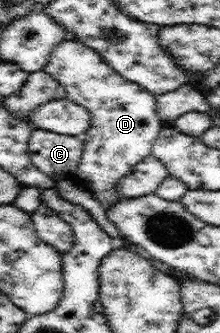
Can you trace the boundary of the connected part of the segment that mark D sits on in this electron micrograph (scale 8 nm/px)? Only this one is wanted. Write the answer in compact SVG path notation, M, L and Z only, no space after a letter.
M78 38L62 42L53 53L52 60L45 67L58 78L67 88L68 97L83 106L89 107L92 111L92 129L84 136L86 141L84 150L84 160L81 163L80 171L77 176L83 184L101 200L105 207L115 206L124 200L120 193L122 180L129 176L136 166L143 162L147 157L151 157L154 149L154 142L162 132L163 119L156 110L156 102L159 97L153 94L148 88L131 82L123 74L117 72L103 54L94 48L87 46Z

